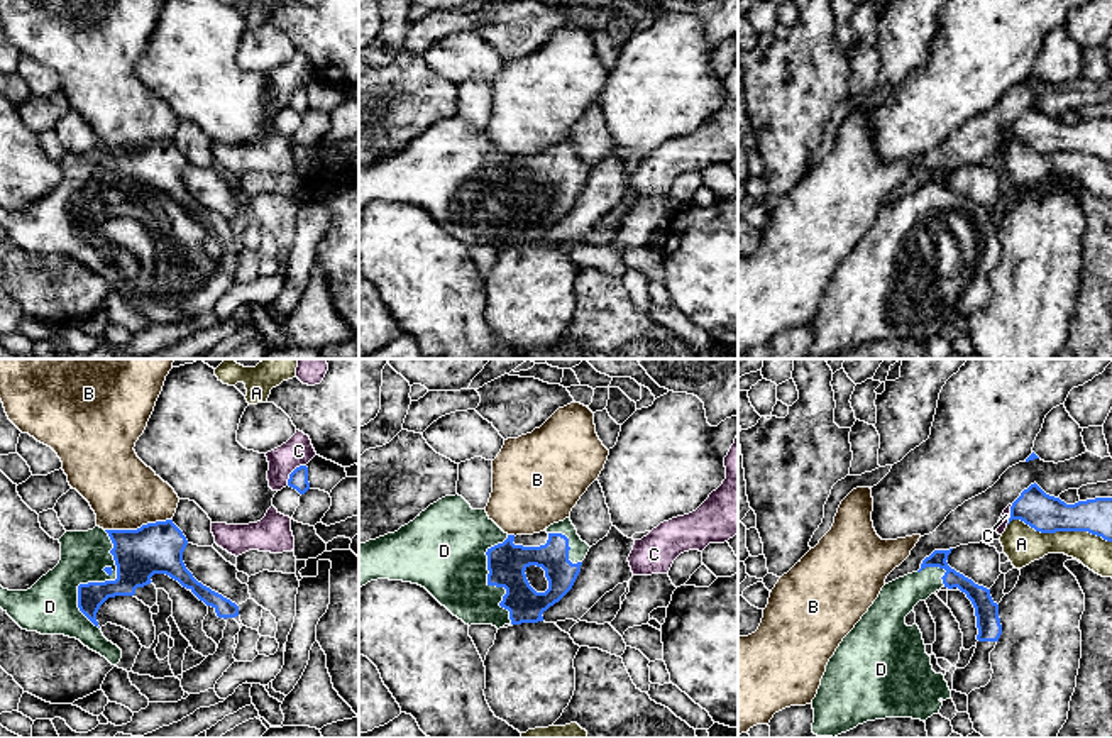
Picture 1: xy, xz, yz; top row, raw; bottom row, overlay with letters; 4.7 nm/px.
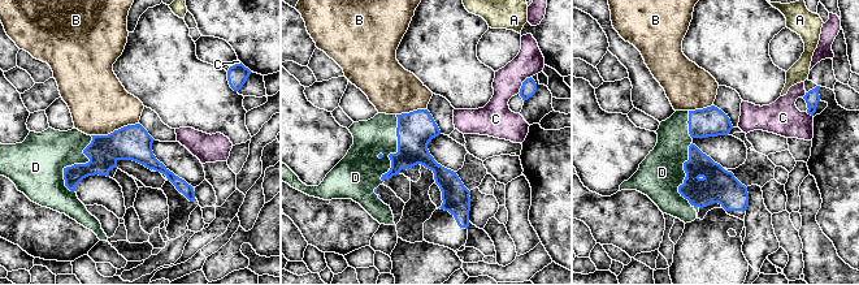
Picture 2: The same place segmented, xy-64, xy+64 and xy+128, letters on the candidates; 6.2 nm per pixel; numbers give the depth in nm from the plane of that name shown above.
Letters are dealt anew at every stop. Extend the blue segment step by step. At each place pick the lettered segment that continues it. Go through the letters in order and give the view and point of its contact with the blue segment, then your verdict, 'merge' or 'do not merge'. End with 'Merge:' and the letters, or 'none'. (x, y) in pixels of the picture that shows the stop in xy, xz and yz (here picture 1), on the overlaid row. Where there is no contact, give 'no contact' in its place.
A: meets blue in yz at (1060, 530); do not merge
B: meets blue in xy at (137, 528); do not merge
C: meets blue in xy at (291, 473); do not merge
D: meets blue in xy at (99, 583); merge
Merge: D

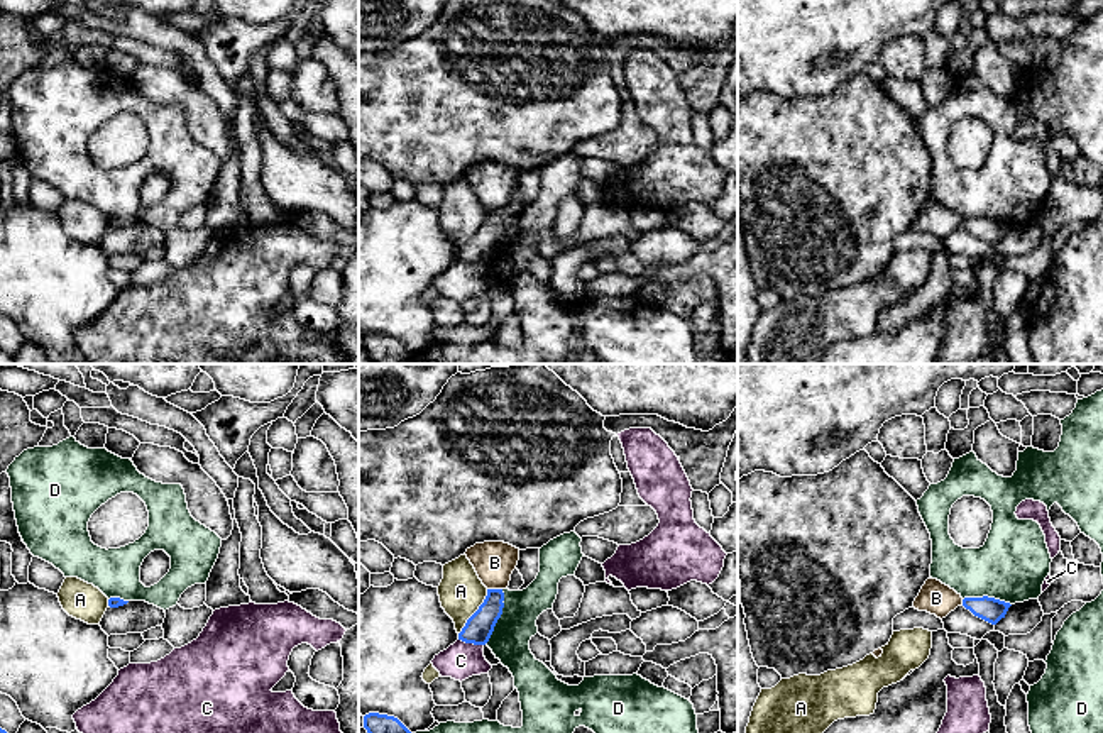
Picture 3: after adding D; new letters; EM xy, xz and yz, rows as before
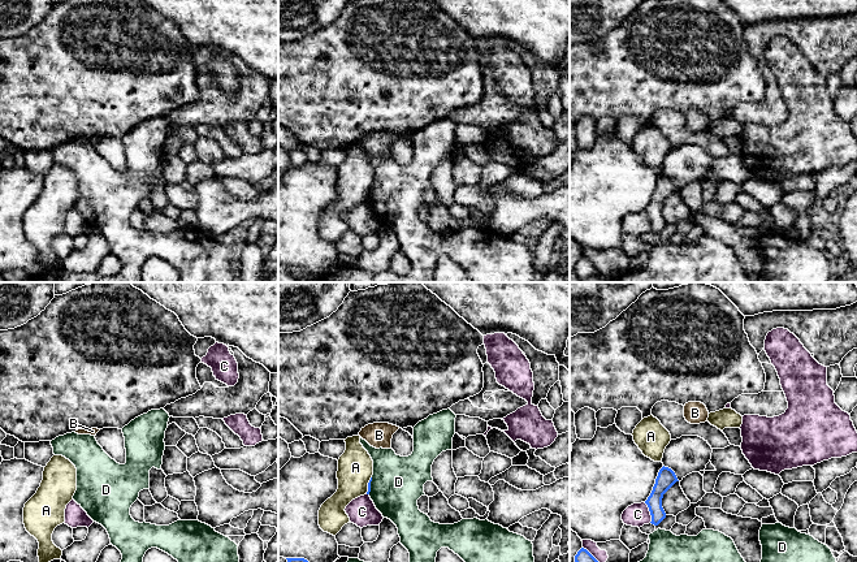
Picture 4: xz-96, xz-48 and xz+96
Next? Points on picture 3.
A: meets blue in xz at (476, 611); do not merge
B: meets blue in xz at (494, 589); do not merge
C: meets blue in xz at (471, 642); do not merge
D: meets blue in xz at (499, 617); do not merge
Merge: none

